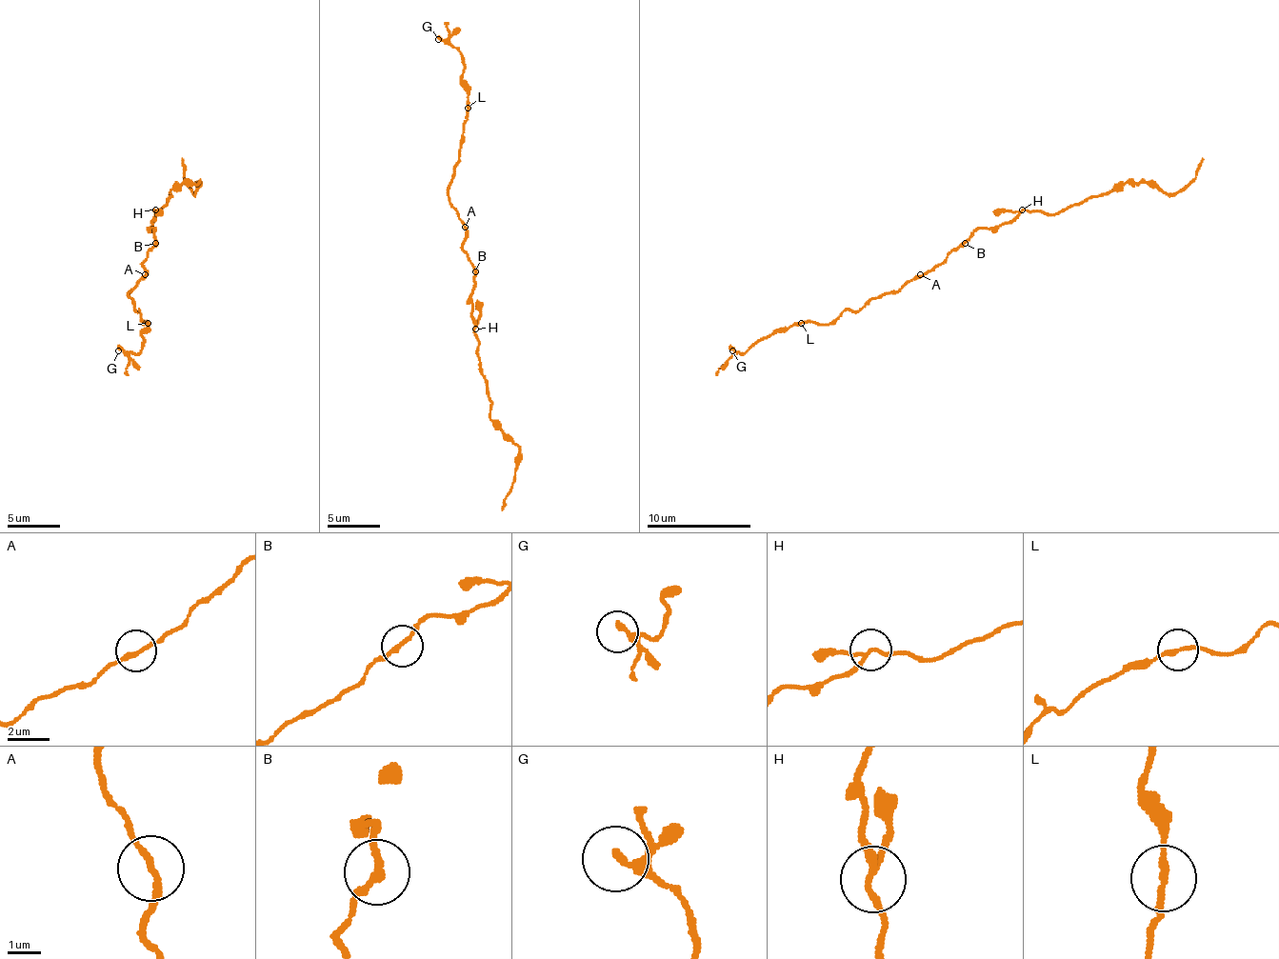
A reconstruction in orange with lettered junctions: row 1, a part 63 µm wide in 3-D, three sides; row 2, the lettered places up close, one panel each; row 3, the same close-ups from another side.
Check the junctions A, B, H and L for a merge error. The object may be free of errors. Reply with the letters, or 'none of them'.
none of them

